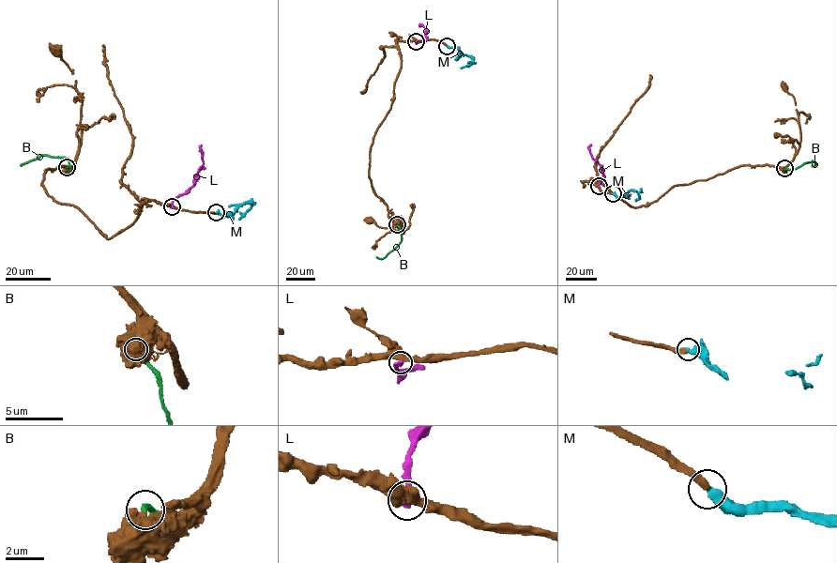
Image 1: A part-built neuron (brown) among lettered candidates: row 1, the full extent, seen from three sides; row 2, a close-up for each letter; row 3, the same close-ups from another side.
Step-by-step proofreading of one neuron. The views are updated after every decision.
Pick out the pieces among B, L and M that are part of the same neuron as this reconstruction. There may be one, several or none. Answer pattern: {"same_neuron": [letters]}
{"same_neuron": ["M"]}

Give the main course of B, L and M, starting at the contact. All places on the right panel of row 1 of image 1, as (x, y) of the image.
B: (784, 168), (795, 169), (814, 160), (815, 164), (812, 166)
L: (599, 186), (603, 174), (602, 167), (590, 153), (591, 144)
M: (613, 193), (619, 198), (631, 190), (640, 190), (641, 192)

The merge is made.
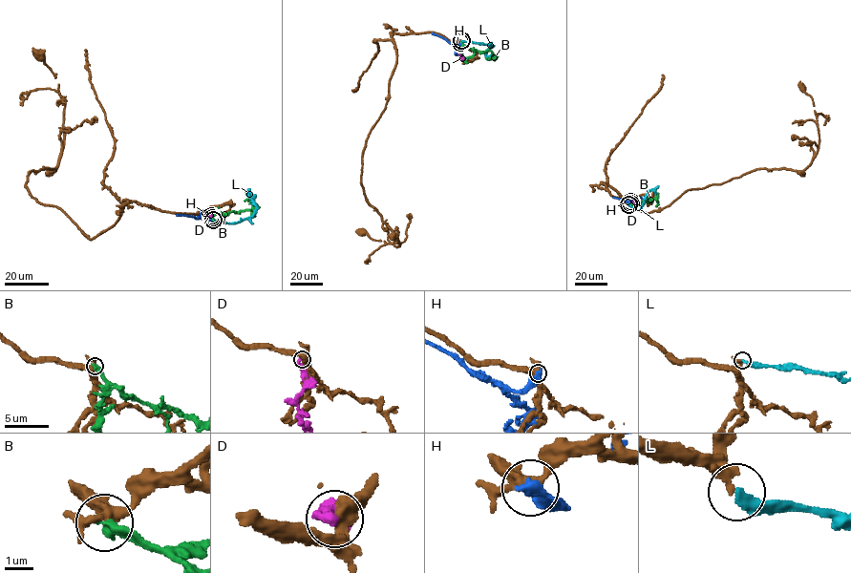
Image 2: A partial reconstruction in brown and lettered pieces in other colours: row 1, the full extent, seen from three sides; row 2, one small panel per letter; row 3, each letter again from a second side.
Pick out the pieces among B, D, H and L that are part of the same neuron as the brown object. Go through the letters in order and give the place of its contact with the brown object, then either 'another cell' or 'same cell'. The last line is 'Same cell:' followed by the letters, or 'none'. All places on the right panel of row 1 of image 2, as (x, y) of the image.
B: contact (629, 203); another cell
D: contact (630, 201); another cell
H: contact (630, 203); another cell
L: contact (628, 204); same cell
Same cell: L

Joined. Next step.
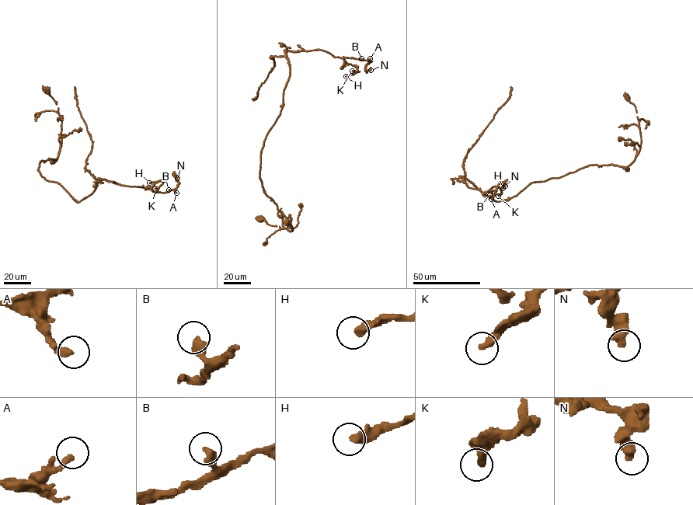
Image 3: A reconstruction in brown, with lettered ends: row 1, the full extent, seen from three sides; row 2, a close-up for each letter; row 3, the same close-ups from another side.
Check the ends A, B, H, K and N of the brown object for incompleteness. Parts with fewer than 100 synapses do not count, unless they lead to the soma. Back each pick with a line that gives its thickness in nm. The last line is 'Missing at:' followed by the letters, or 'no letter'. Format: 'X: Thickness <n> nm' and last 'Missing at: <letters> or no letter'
Missing at: no letter

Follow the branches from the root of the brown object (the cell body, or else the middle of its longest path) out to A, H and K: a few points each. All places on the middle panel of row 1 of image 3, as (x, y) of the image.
A: (261, 219), (293, 230), (259, 177), (263, 141), (290, 75), (287, 50), (370, 58)
H: (261, 219), (293, 230), (259, 177), (263, 141), (290, 75), (286, 51), (326, 51), (357, 69), (346, 76)
K: (261, 219), (293, 230), (259, 177), (263, 141), (290, 75), (286, 51), (322, 50), (353, 64), (352, 71)

